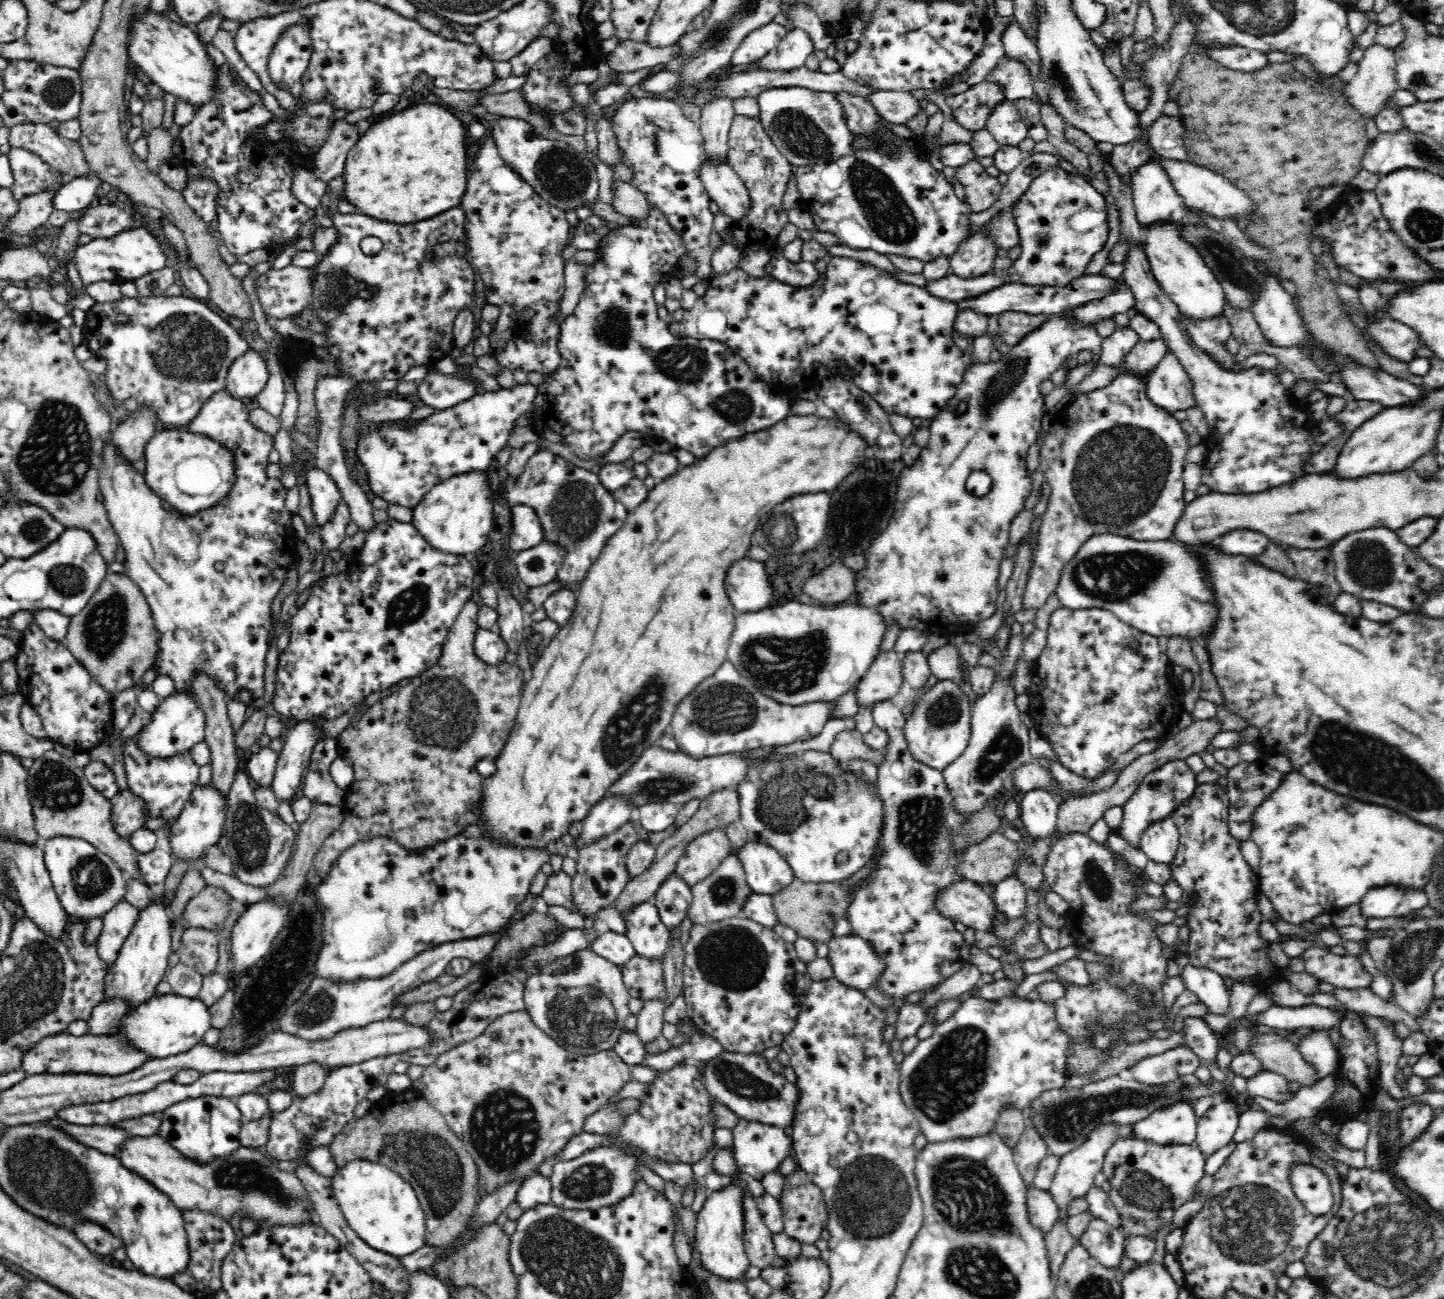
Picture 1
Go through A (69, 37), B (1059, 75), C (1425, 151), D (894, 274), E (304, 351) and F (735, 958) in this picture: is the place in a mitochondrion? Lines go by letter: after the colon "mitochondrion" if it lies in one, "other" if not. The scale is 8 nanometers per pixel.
A: other
B: mitochondrion
C: mitochondrion
D: other
E: other
F: mitochondrion

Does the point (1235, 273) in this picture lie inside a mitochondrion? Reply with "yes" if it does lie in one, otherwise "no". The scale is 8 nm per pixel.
yes

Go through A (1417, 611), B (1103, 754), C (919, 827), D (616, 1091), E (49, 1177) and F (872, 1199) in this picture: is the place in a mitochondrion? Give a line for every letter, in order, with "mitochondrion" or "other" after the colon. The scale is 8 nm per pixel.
A: other
B: other
C: mitochondrion
D: other
E: mitochondrion
F: mitochondrion

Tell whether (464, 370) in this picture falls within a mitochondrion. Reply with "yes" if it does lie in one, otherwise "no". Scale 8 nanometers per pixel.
no

